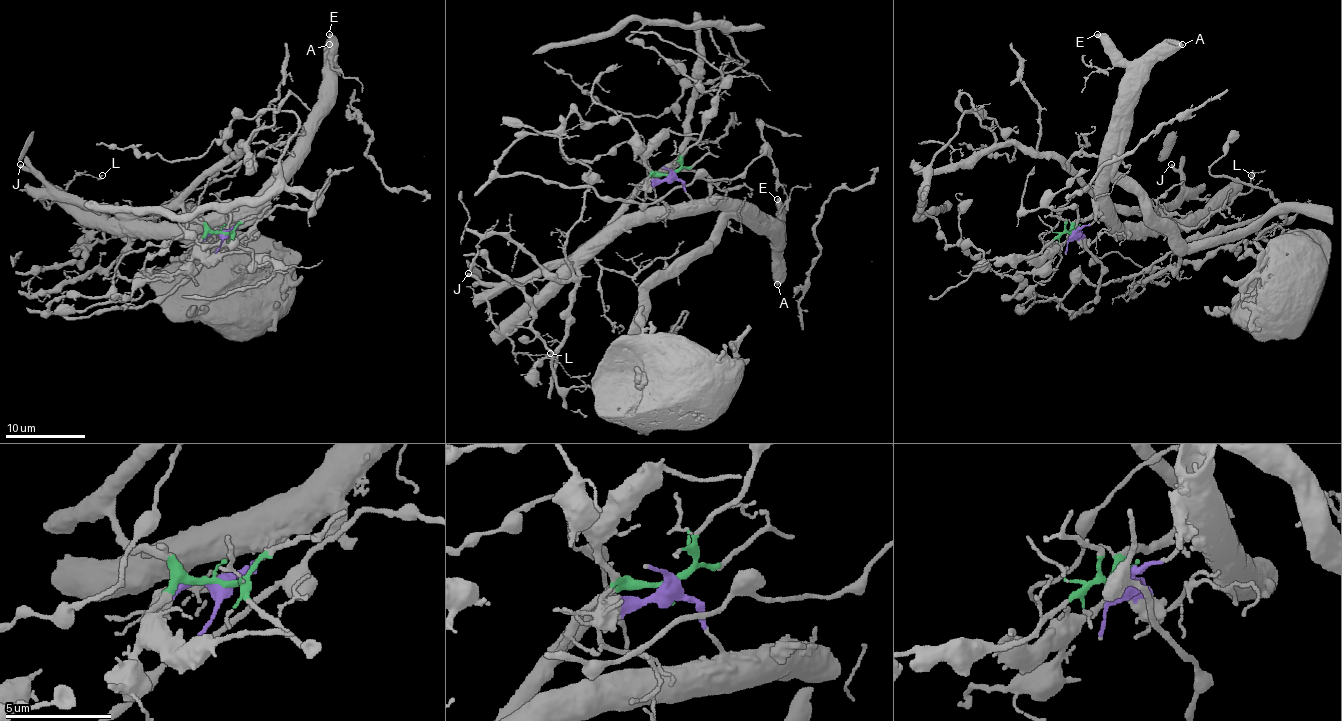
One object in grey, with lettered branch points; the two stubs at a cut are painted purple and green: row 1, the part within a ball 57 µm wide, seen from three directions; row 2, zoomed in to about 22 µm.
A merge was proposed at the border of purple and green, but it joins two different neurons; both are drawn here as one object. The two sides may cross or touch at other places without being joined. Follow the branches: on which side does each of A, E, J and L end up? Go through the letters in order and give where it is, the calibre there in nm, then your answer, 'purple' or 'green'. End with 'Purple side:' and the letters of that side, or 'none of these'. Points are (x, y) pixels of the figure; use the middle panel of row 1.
A: (777, 284) | 500 nm | purple
E: (777, 199) | 440 nm | purple
J: (468, 273) | 320 nm | green
L: (550, 353) | 120 nm | green
Purple side: A, E

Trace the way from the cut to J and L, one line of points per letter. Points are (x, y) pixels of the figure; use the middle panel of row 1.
J: (672, 174), (646, 178), (628, 202), (568, 256), (544, 262), (526, 277), (500, 283), (484, 283), (468, 273)
L: (672, 174), (646, 178), (598, 232), (570, 254), (512, 279), (488, 299), (488, 317), (512, 351), (550, 353)

